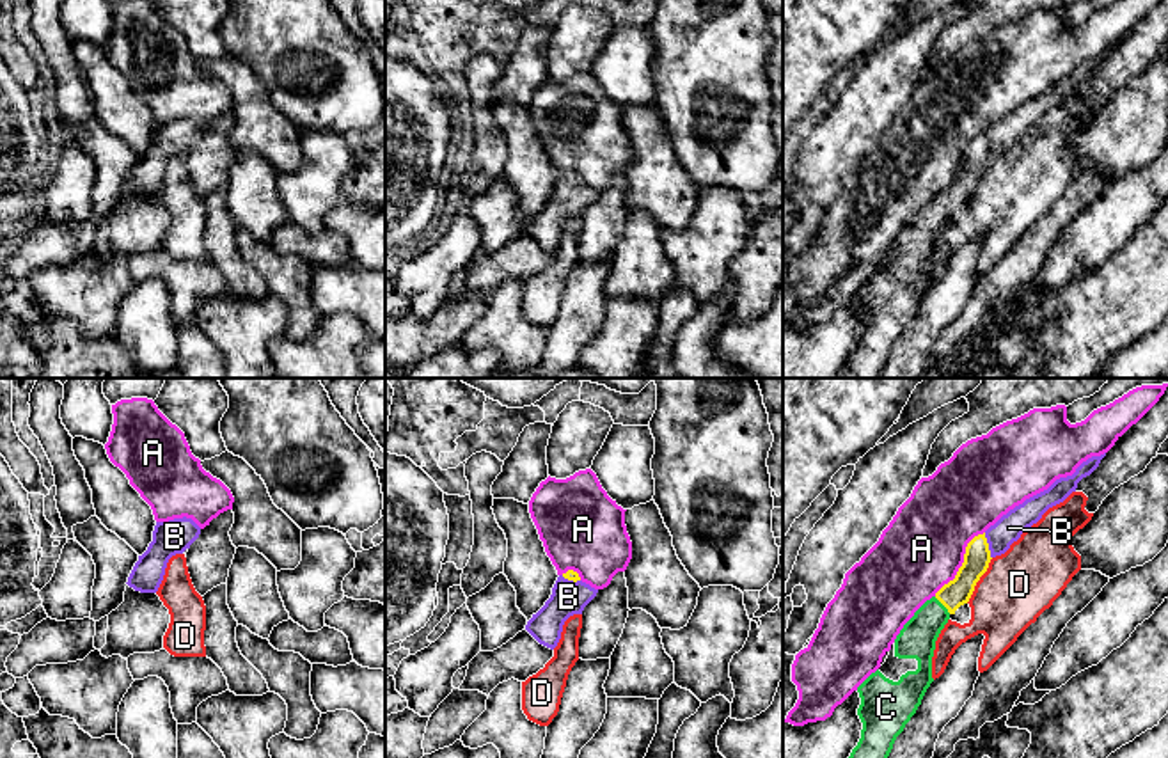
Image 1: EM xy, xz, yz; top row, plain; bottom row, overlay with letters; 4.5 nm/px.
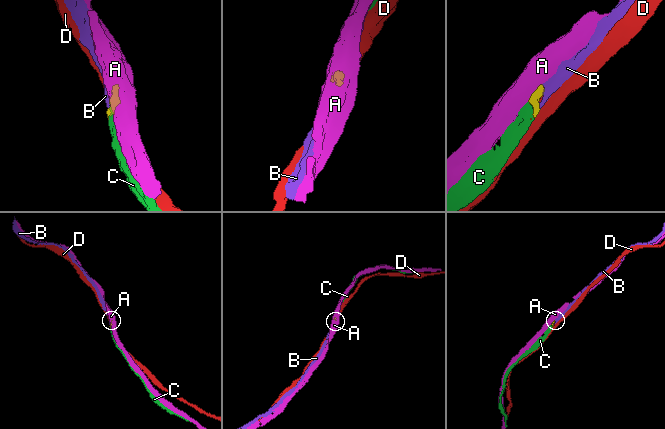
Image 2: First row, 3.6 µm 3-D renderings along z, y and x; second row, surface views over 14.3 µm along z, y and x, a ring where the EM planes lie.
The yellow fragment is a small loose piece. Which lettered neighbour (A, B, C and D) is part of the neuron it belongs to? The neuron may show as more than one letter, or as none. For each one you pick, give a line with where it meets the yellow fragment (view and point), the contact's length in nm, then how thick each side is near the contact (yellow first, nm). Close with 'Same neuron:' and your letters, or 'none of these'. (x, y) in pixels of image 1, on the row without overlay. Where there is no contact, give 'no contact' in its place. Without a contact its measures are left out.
B: yz (987, 148) | 120 nm | 120/120 nm
C: yz (943, 206) | 110 nm | 120/170 nm
Same neuron: B, C

